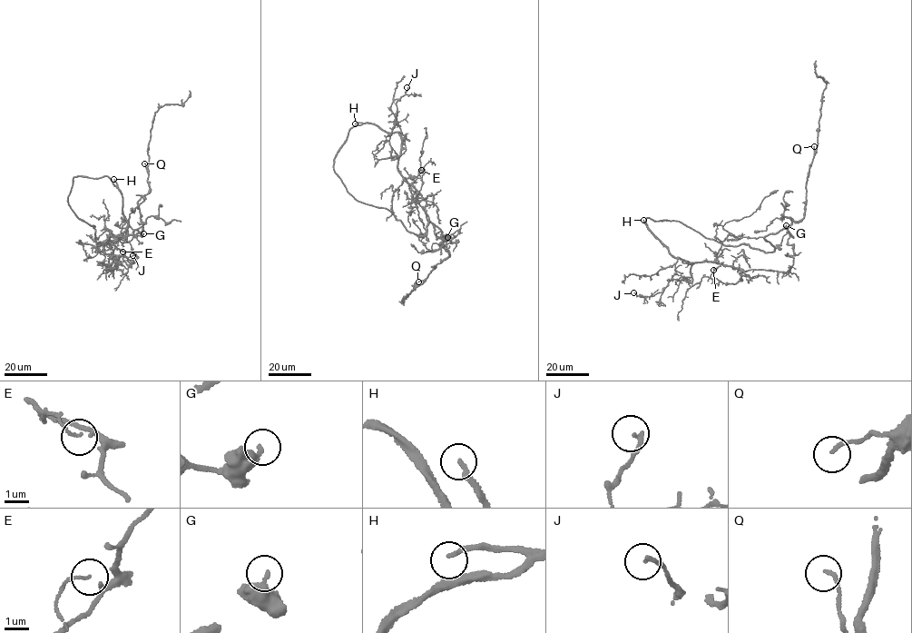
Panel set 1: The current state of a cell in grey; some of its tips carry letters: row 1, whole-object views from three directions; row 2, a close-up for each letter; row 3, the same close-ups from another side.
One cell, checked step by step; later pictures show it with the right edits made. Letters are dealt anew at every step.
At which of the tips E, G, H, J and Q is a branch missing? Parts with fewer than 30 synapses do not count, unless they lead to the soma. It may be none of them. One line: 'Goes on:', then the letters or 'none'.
Goes on: H

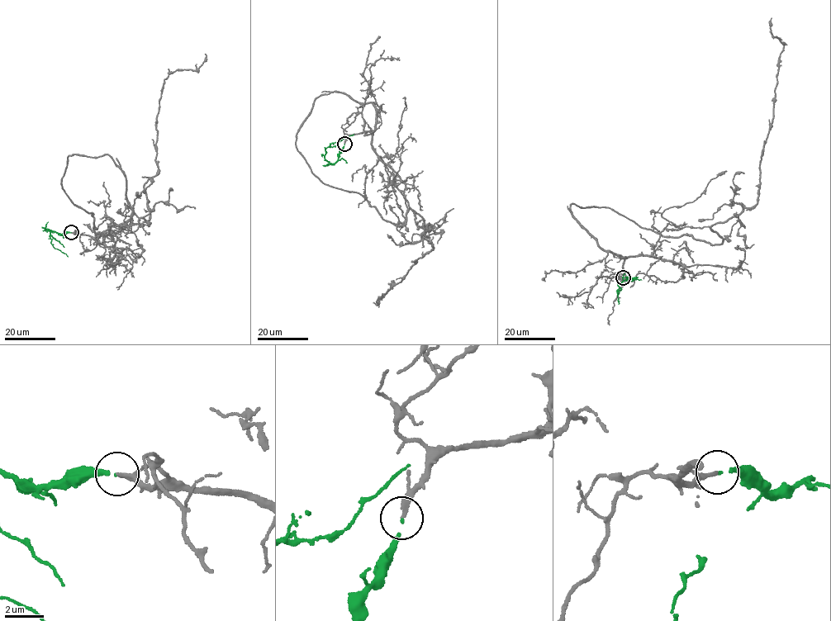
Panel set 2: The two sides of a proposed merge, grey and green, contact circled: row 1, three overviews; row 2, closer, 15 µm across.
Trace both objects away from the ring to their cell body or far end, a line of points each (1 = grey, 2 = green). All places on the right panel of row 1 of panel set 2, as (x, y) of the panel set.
1: (623, 277), (624, 258), (598, 245), (570, 206), (723, 243), (710, 226), (757, 203), (783, 46), (771, 18)
2: (623, 277), (633, 280), (636, 277), (619, 283), (616, 292), (619, 304)

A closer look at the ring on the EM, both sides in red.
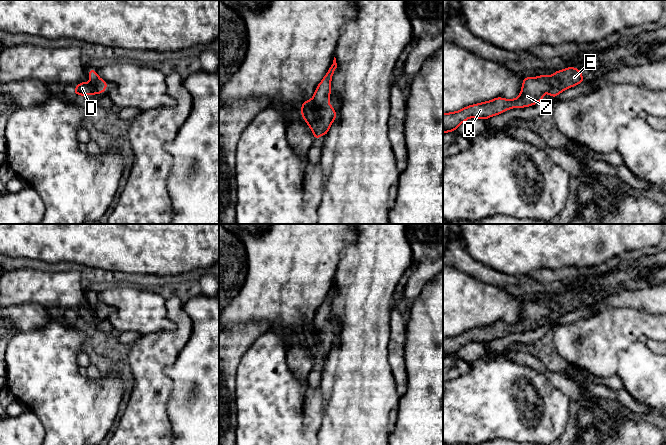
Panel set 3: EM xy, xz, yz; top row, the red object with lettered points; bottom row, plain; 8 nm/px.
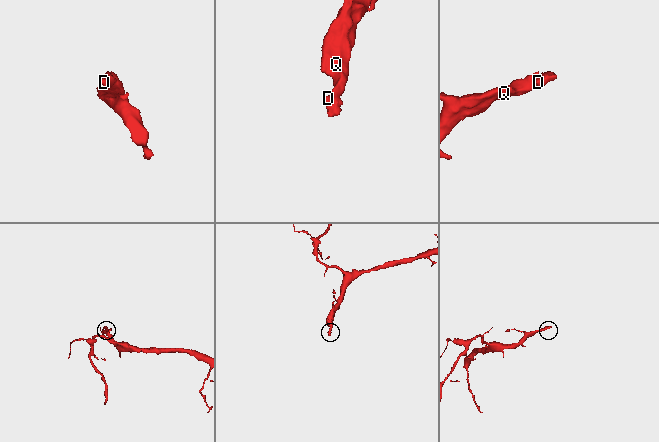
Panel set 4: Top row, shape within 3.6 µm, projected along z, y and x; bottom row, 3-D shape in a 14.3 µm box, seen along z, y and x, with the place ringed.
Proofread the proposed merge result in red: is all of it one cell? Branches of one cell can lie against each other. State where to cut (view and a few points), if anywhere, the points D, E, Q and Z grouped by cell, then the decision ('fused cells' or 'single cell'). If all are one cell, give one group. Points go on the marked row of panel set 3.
no cut | D E Q Z | single cell

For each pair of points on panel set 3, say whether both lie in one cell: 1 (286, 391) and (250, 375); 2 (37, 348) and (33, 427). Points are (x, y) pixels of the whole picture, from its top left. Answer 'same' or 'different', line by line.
1: same
2: different

